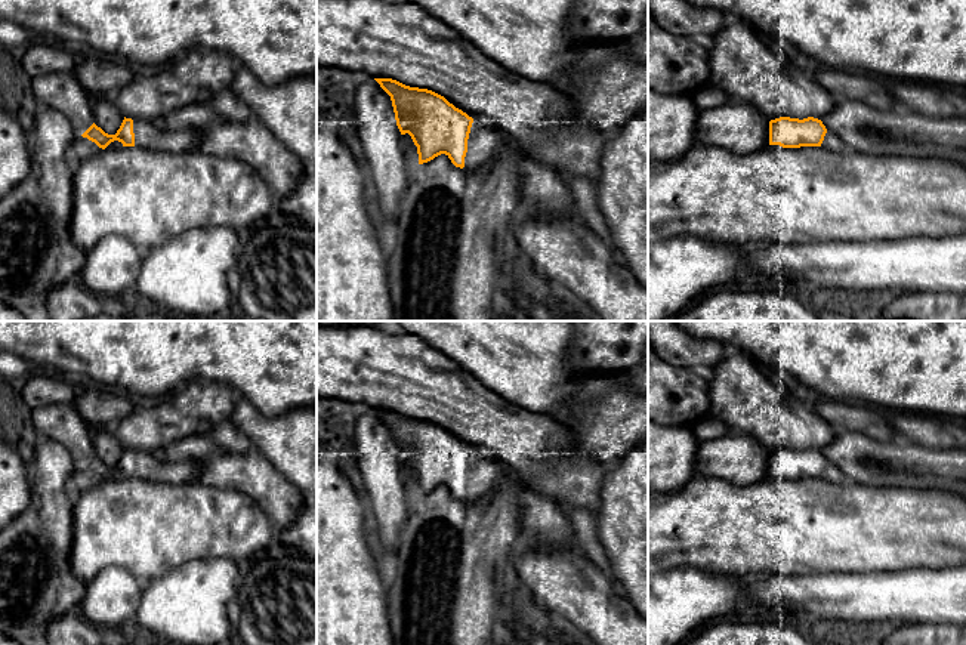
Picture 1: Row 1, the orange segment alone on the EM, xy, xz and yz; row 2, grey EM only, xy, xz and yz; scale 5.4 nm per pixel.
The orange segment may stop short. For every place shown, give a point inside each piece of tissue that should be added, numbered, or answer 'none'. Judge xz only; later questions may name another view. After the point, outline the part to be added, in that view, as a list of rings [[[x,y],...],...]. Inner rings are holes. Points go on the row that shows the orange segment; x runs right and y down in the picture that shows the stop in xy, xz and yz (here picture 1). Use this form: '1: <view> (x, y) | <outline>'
1: xz (485, 144) | [[[473,120],[467,139],[467,152],[463,169],[479,169],[500,157],[504,149],[506,141],[501,133],[481,120]]]

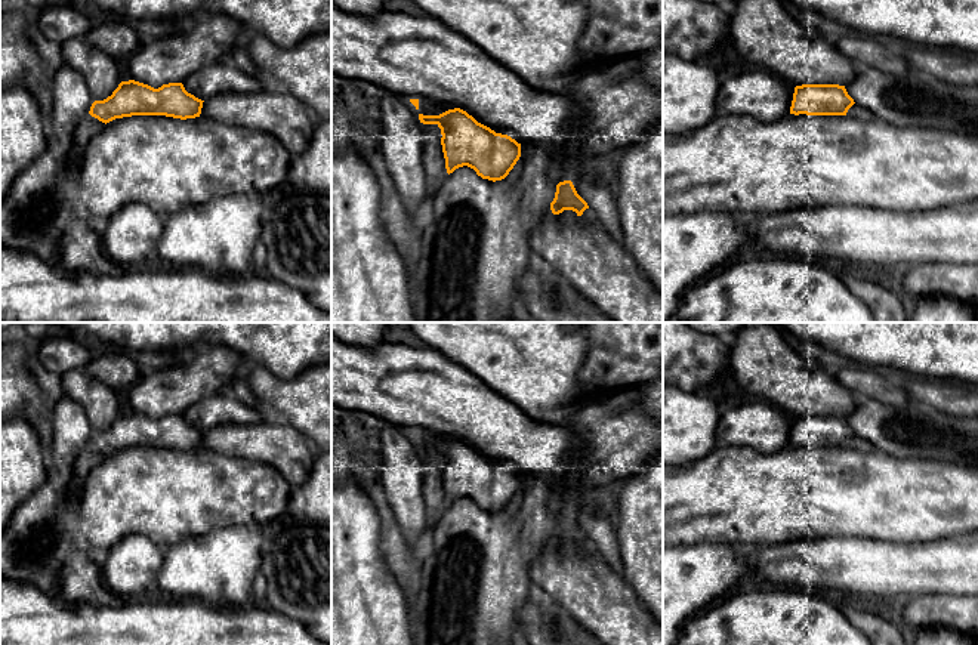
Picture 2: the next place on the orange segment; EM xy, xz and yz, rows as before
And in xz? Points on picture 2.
none

